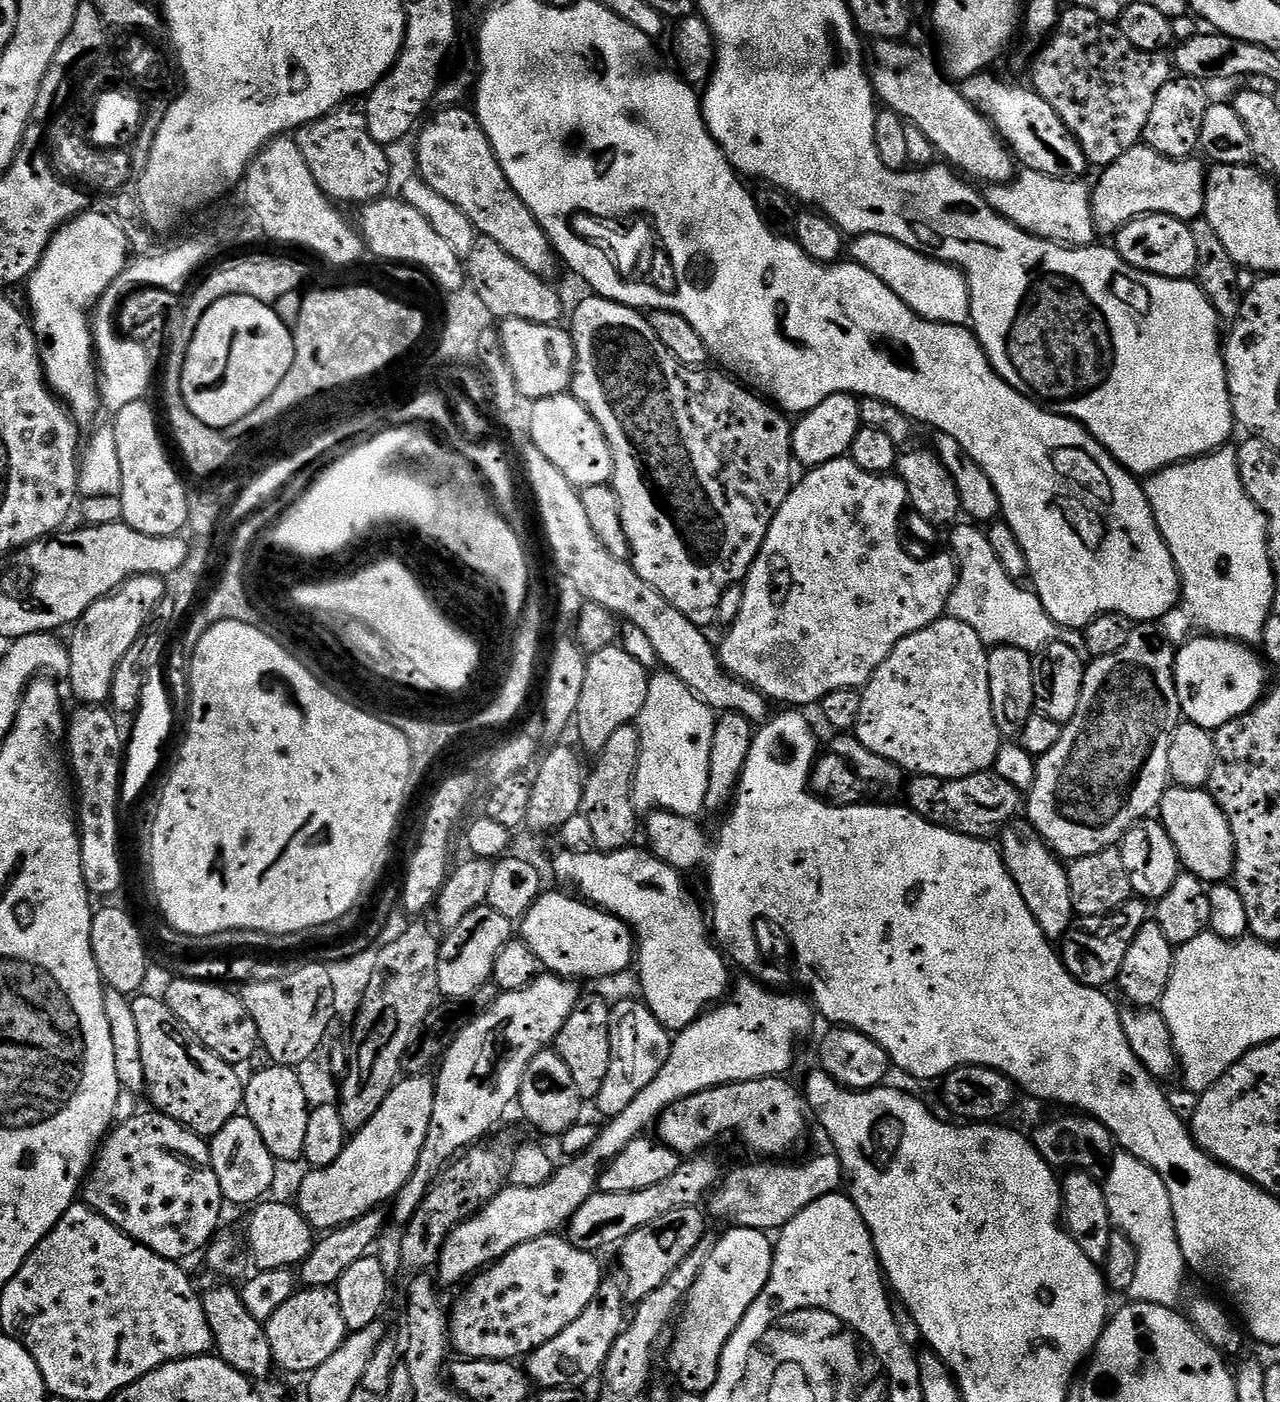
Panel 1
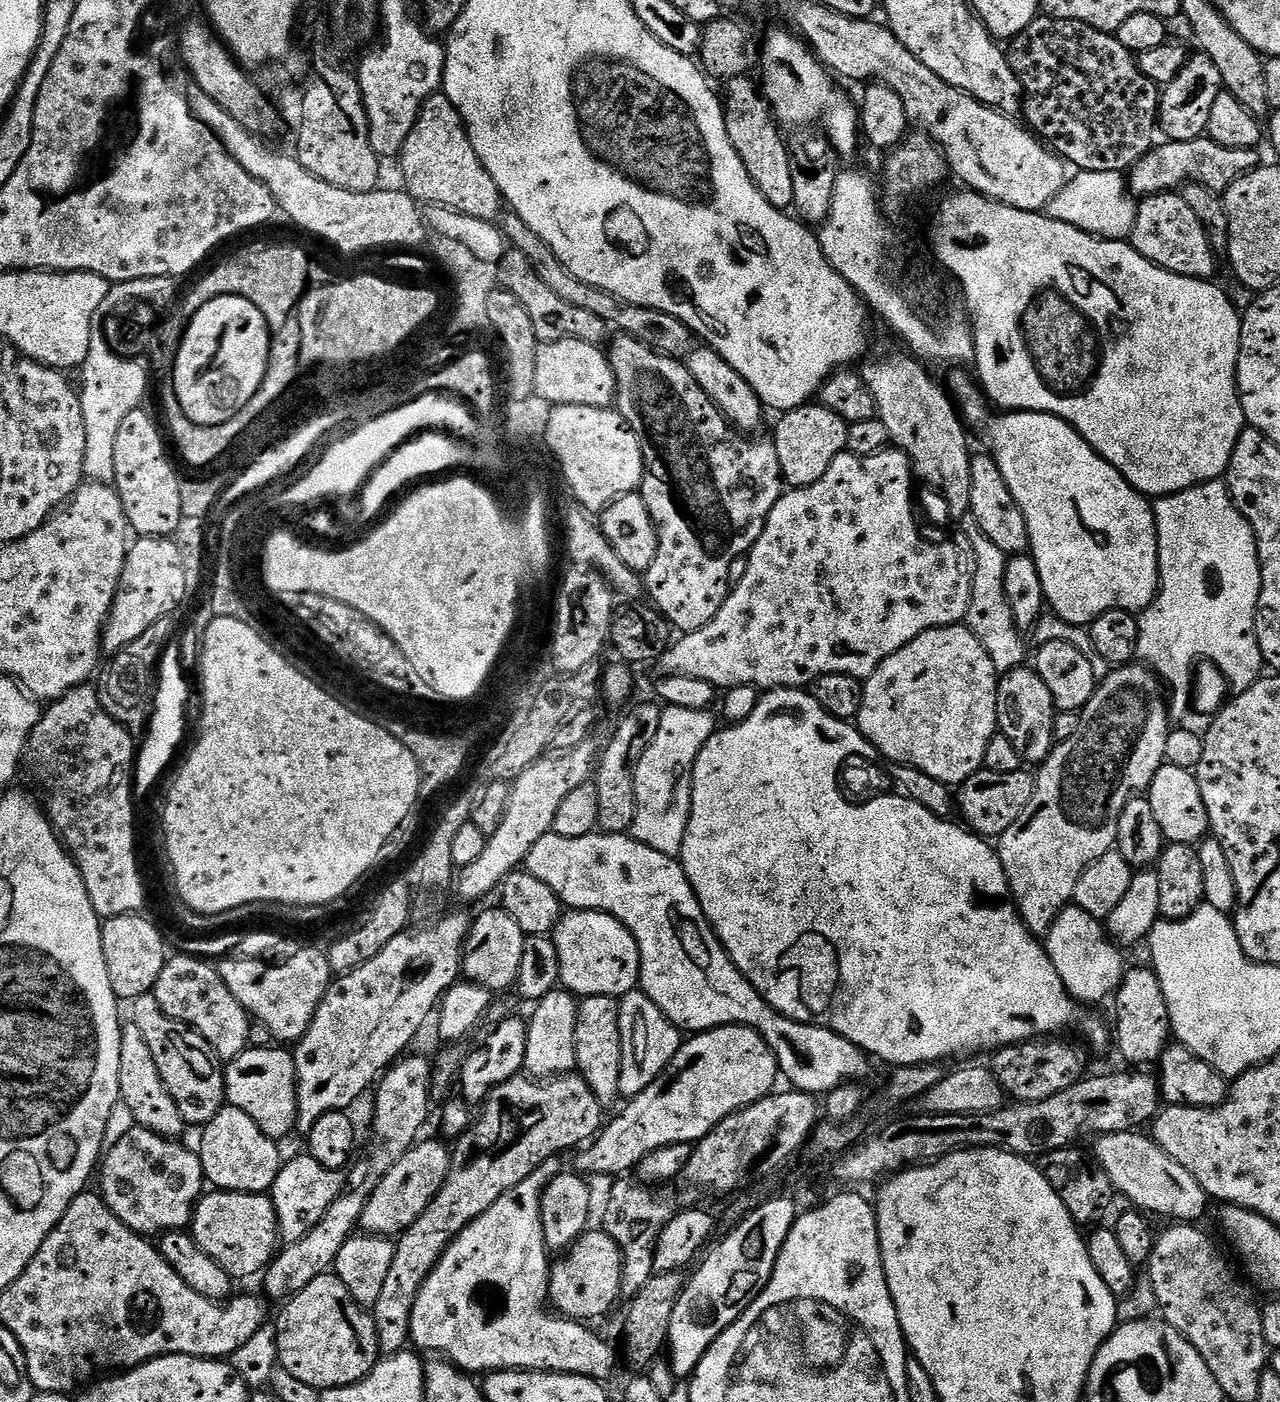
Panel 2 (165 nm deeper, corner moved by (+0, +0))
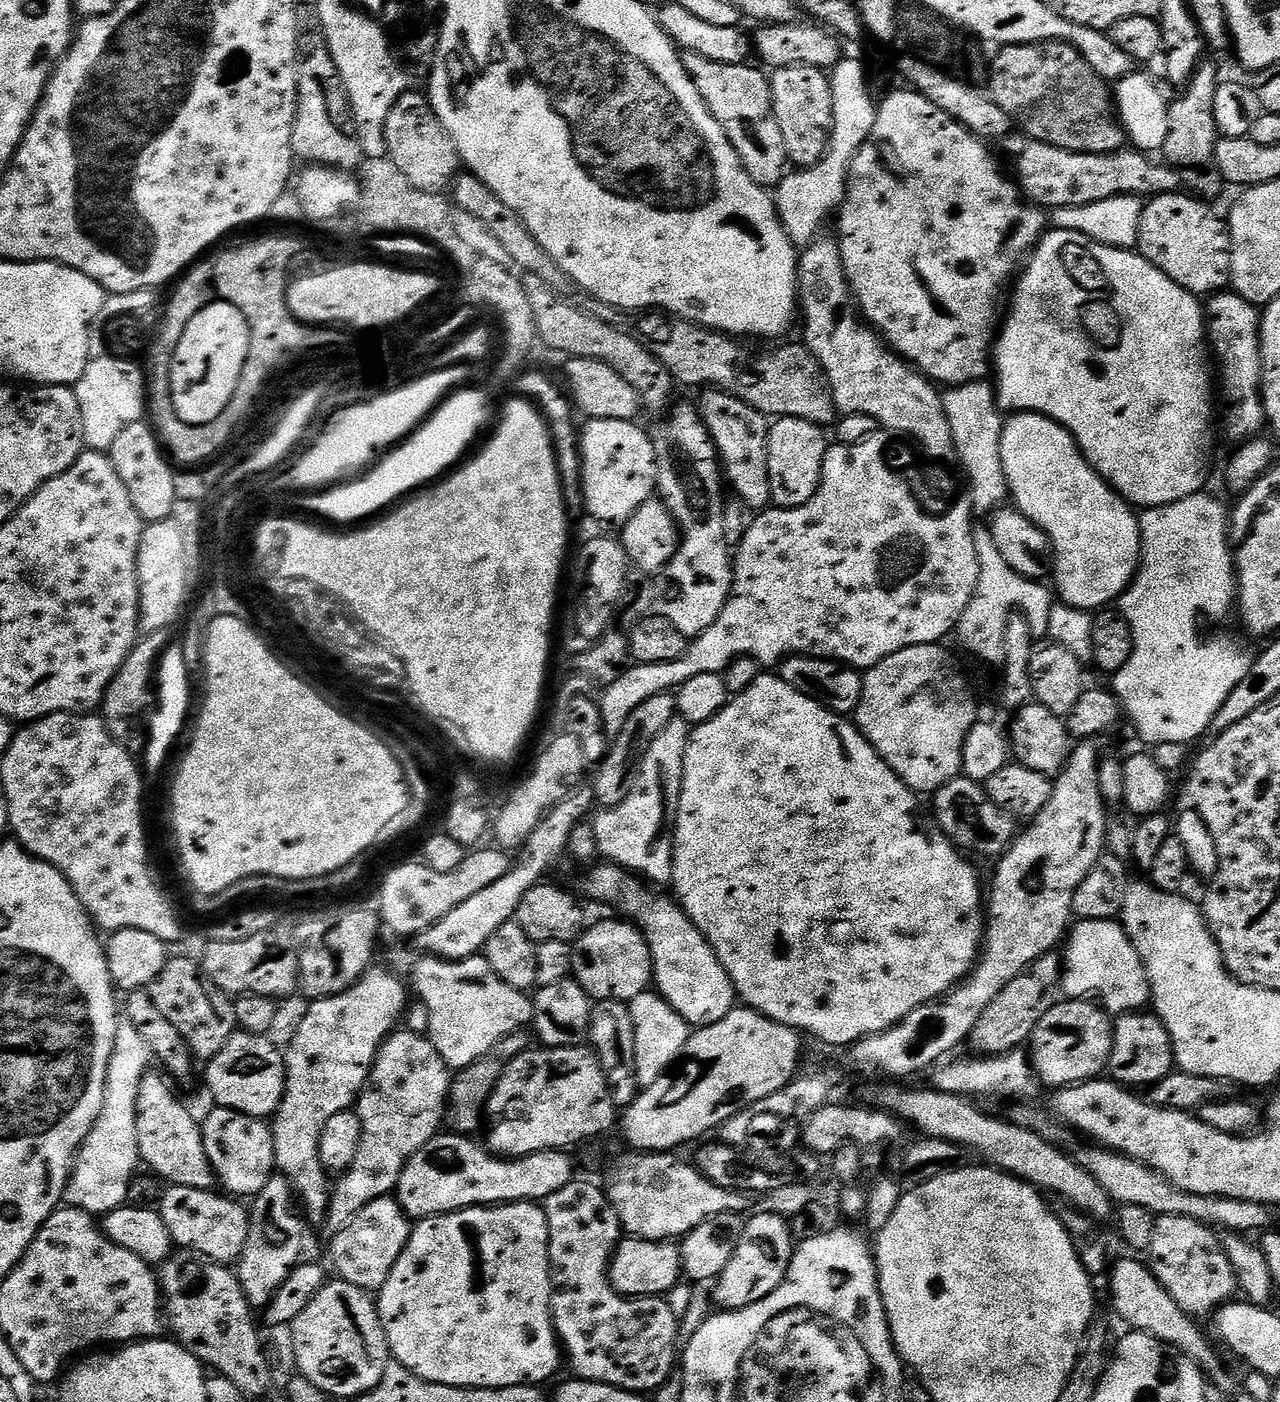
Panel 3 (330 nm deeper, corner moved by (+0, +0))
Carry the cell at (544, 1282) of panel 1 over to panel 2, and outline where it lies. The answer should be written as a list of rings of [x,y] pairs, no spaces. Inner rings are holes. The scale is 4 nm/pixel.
[[[589,1230],[576,1239],[570,1251],[550,1268],[550,1304],[570,1320],[593,1322],[604,1316],[620,1295],[620,1248],[603,1230]]]

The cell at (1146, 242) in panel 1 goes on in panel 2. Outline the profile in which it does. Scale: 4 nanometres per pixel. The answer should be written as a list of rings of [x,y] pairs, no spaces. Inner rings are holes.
[[[1175,191],[1159,192],[1139,201],[1130,243],[1135,252],[1142,254],[1142,258],[1168,272],[1195,280],[1212,280],[1215,277],[1217,253],[1194,210],[1190,210]]]

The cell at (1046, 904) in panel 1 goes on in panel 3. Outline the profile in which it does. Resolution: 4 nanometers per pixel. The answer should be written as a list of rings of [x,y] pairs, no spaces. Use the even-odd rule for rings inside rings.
[[[1081,920],[1071,925],[1066,936],[1067,944],[1068,949],[1062,952],[1063,995],[1067,999],[1095,998],[1105,1012],[1116,1018],[1125,1012],[1139,1012],[1151,1001],[1152,987],[1144,963],[1138,950],[1134,950],[1123,923],[1116,920]]]

